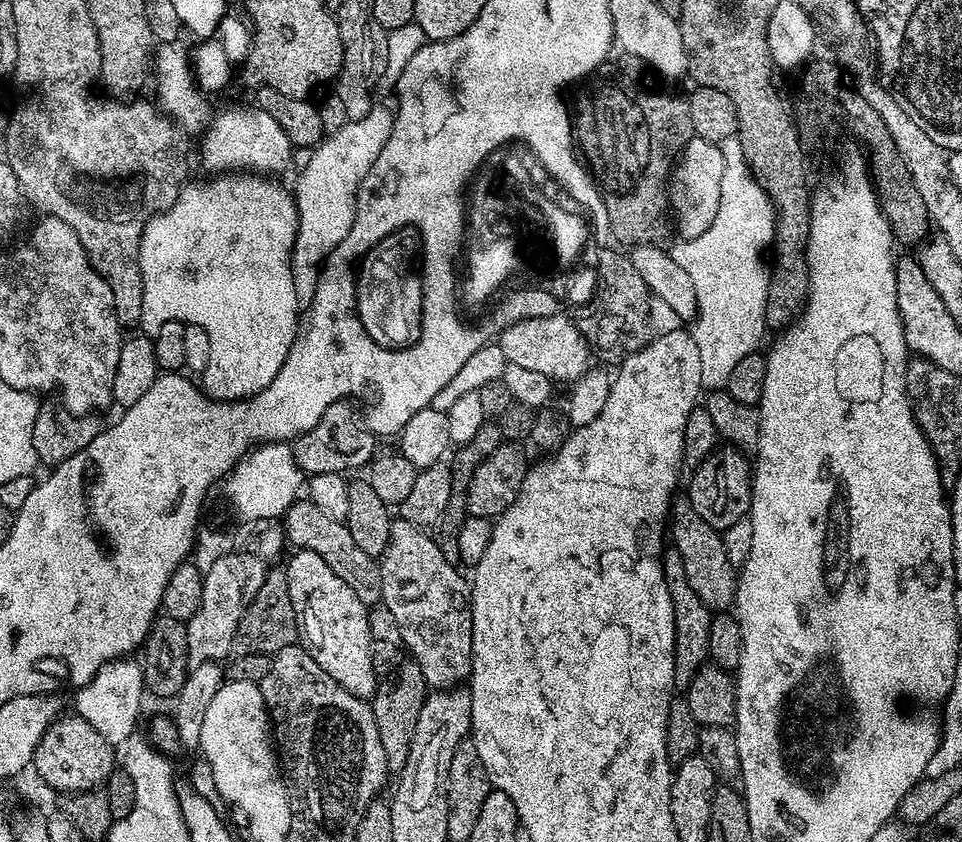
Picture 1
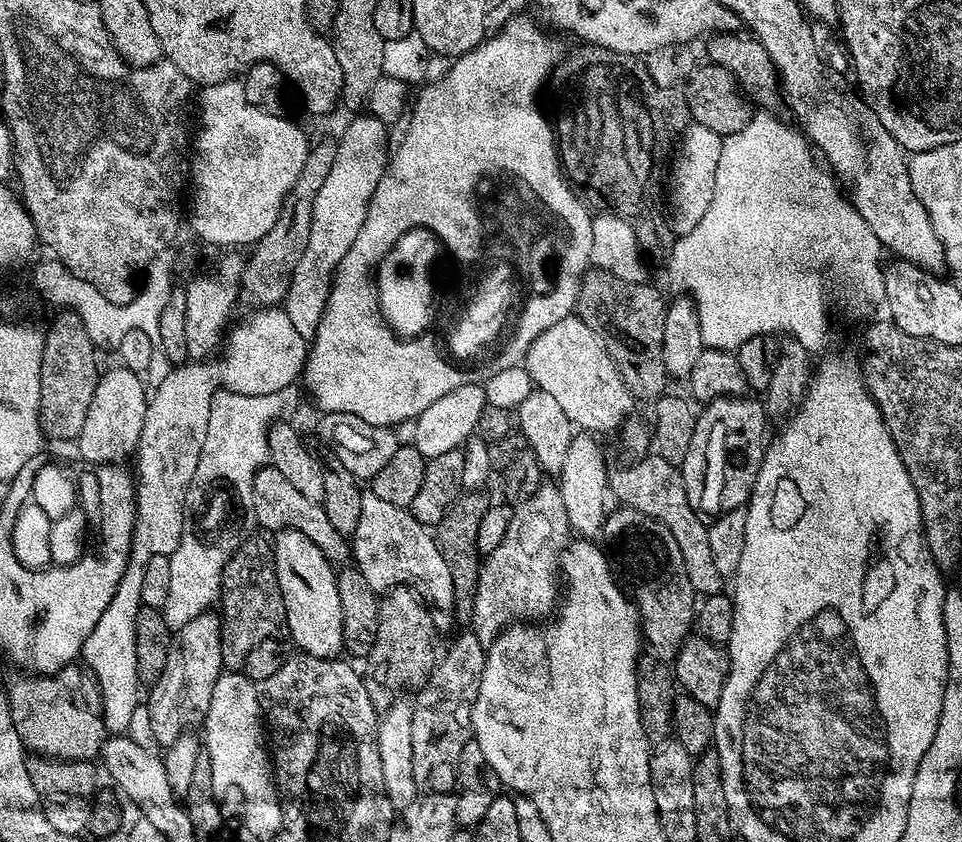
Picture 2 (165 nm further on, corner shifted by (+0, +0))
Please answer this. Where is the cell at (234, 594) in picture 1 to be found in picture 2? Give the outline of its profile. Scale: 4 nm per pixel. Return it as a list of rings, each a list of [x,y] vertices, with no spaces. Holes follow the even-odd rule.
[[[209,610],[201,614],[198,618],[194,618],[194,622],[186,622],[186,626],[175,629],[172,645],[170,646],[170,654],[166,654],[166,670],[162,670],[162,678],[158,678],[158,682],[151,685],[149,694],[146,696],[146,704],[148,700],[148,724],[152,727],[152,736],[160,743],[160,746],[167,746],[185,734],[191,733],[193,730],[199,729],[203,725],[206,714],[210,710],[210,698],[214,698],[214,682],[218,682],[220,673],[225,671],[224,663],[222,662],[222,642],[220,641],[220,618],[215,611]]]

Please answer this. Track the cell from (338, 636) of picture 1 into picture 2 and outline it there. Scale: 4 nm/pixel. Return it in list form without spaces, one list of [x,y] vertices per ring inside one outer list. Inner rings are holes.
[[[283,528],[278,533],[275,533],[272,549],[274,550],[274,571],[276,571],[276,577],[278,578],[278,590],[282,594],[284,599],[284,610],[286,613],[286,632],[290,637],[292,635],[291,643],[297,644],[301,653],[317,656],[318,658],[326,658],[327,660],[339,657],[344,652],[344,639],[342,638],[342,601],[338,598],[338,586],[336,585],[337,569],[334,567],[331,560],[326,558],[326,554],[322,554],[322,550],[318,550],[318,546],[314,546],[314,542],[310,542],[310,538],[306,538],[306,534],[302,534],[298,530],[290,530],[289,528]]]

